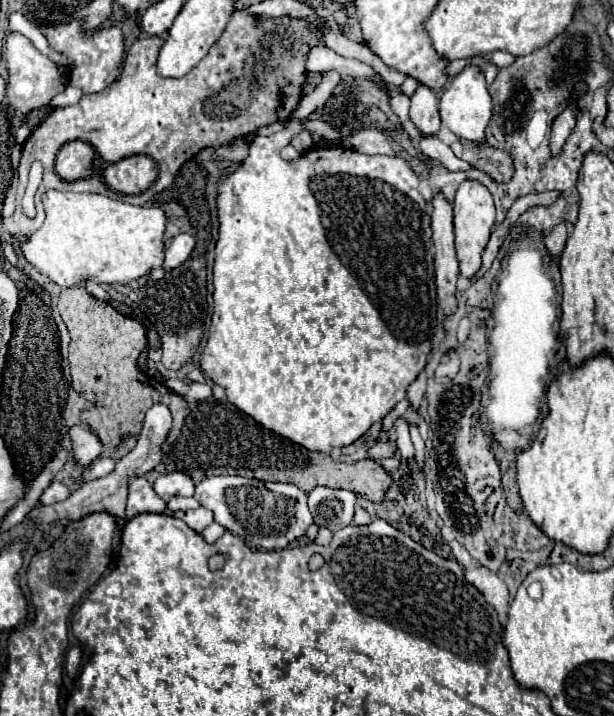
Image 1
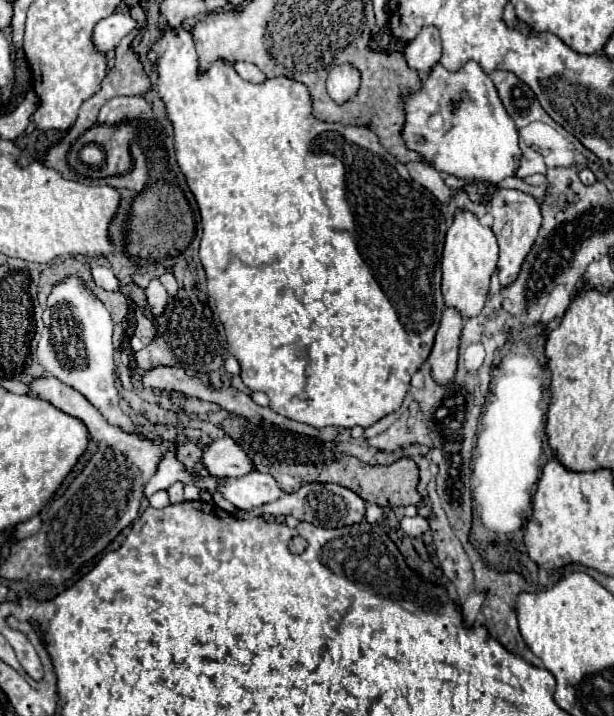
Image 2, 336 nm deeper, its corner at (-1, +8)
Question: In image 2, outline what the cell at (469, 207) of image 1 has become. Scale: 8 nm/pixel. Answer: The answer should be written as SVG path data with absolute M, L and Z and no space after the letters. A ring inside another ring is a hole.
M458 212L454 218L454 224L448 228L446 242L444 242L444 252L442 252L442 294L444 294L444 304L446 308L458 310L462 316L478 316L486 304L488 288L490 288L490 278L496 270L498 262L498 242L496 236L490 228L482 226L478 218L470 212Z

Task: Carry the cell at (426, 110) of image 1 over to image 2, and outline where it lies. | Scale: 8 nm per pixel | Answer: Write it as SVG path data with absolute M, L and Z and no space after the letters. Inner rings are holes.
M434 26L422 28L422 32L404 48L404 56L408 64L422 74L430 72L430 68L440 60L440 54L442 54L440 32Z

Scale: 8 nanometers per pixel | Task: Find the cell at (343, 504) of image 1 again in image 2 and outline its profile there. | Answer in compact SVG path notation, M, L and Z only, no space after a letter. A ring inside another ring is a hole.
M316 482L316 484L302 486L298 492L284 494L276 502L266 504L262 510L268 512L268 514L274 514L274 516L292 514L298 520L306 520L306 522L310 522L314 526L320 526L320 528L342 528L342 526L362 522L364 508L366 508L366 502L358 494L354 494L352 490L348 490L344 486L338 486L338 484L318 484Z

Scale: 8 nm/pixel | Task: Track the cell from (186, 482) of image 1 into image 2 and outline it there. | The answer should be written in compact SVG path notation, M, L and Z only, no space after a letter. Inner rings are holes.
M220 438L214 440L202 456L204 466L208 468L208 472L212 476L246 476L246 472L254 470L254 464L250 460L250 456L246 456L246 452L242 452L240 444L236 444L234 440Z

